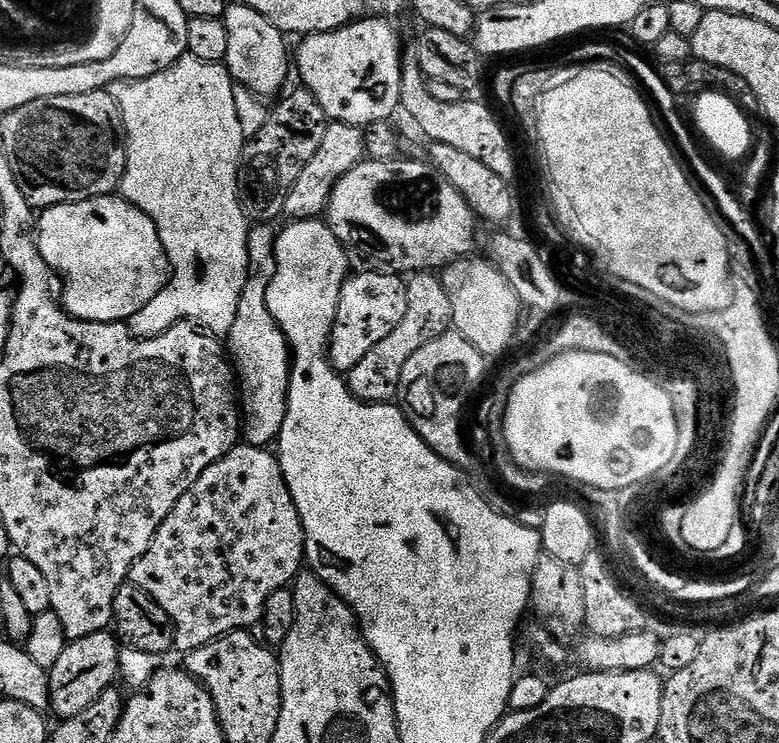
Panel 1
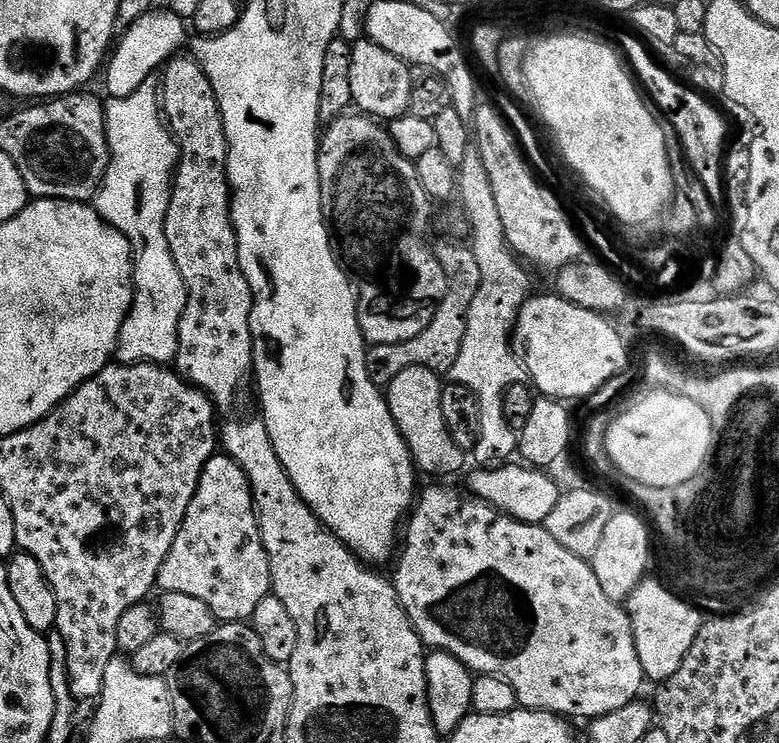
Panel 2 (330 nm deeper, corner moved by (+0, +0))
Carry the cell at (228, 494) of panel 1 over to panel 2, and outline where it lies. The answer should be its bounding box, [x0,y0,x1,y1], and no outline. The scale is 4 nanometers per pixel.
[156,454,270,622]

